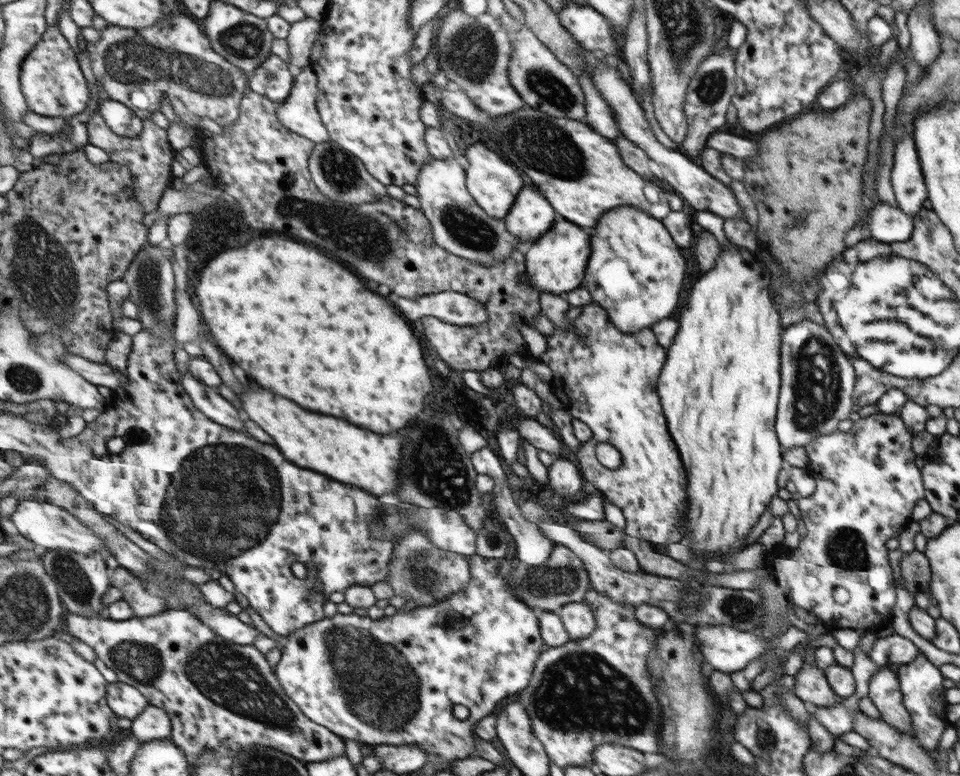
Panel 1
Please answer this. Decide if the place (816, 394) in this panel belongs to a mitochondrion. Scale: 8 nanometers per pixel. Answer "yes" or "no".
yes

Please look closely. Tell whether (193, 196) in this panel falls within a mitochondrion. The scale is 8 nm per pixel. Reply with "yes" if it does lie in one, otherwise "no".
no

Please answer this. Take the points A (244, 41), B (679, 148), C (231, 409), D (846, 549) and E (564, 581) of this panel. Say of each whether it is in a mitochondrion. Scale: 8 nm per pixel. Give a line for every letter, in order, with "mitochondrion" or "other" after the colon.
A: mitochondrion
B: other
C: other
D: mitochondrion
E: mitochondrion

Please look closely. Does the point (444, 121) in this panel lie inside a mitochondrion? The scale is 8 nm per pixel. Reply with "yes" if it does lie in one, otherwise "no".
no

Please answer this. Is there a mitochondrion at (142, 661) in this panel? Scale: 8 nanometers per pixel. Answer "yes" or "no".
yes

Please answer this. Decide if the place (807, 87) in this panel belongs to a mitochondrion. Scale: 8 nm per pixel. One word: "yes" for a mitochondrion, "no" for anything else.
no

